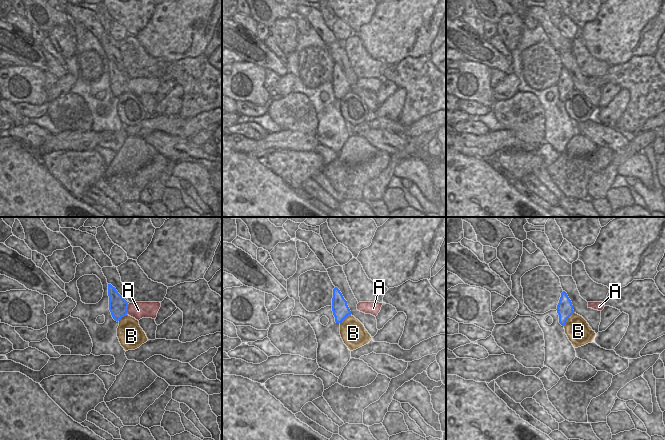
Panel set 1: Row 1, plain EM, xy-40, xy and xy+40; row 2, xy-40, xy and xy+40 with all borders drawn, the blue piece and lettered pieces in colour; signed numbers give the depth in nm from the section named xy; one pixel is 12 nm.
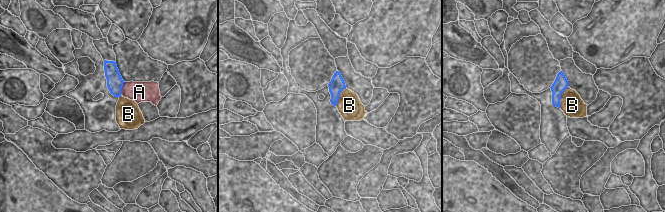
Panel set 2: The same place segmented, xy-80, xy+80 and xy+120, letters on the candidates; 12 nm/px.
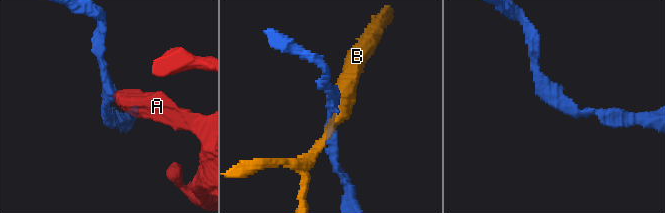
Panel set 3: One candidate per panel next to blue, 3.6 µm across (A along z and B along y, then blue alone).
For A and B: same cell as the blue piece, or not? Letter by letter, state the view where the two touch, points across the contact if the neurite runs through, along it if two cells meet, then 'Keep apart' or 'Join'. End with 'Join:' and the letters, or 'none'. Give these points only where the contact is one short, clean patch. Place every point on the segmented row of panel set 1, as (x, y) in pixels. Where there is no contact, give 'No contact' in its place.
A: Touches blue in xy-40. Boundary: xy-40 (128, 304), (126, 314). Keep apart
B: Touches blue in xy+40. Keep apart
Join: none

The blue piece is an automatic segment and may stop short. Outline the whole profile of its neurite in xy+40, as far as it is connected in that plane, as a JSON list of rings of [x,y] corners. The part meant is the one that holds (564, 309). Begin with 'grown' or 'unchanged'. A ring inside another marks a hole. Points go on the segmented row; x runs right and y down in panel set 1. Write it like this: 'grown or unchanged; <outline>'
unchanged; [[[565,291],[561,293],[556,310],[559,315],[559,323],[565,326],[568,318],[574,313],[572,302]]]

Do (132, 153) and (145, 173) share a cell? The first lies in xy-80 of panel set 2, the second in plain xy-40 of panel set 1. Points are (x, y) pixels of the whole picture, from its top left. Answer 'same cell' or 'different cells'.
different cells

